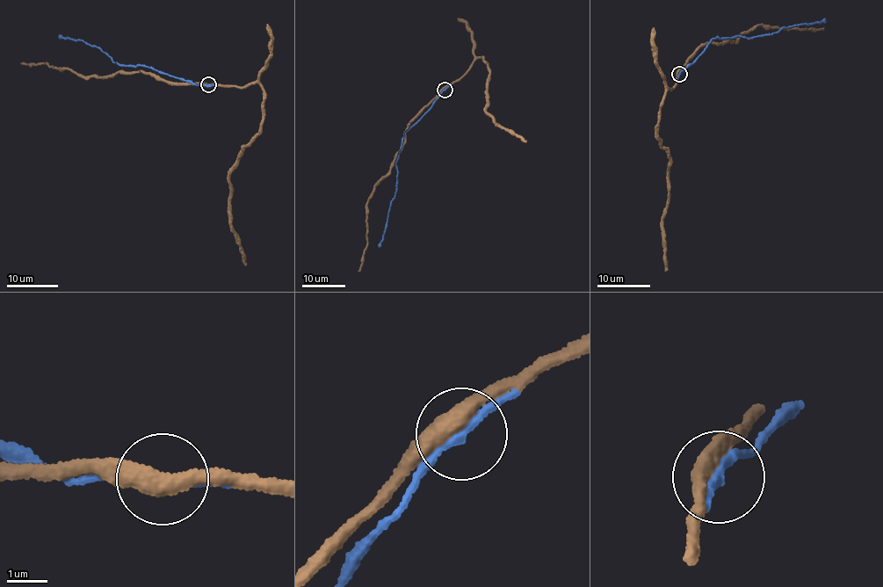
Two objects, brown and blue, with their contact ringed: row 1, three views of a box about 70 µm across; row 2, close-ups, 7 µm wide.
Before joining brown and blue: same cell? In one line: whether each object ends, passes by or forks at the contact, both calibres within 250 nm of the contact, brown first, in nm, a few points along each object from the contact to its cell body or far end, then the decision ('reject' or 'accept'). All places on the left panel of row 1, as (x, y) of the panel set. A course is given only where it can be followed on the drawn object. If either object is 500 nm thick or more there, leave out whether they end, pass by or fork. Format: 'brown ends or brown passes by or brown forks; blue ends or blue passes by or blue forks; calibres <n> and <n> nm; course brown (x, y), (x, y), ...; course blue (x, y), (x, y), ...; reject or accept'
brown passes by; blue passes by; calibres 440 and 240 nm; course brown (207, 85), (242, 87), (256, 83), (262, 91), (260, 134), (240, 153), (229, 177), (231, 229), (245, 265); course blue (208, 85), (175, 77), (144, 66), (118, 64), (100, 48), (83, 39), (58, 38); accept

